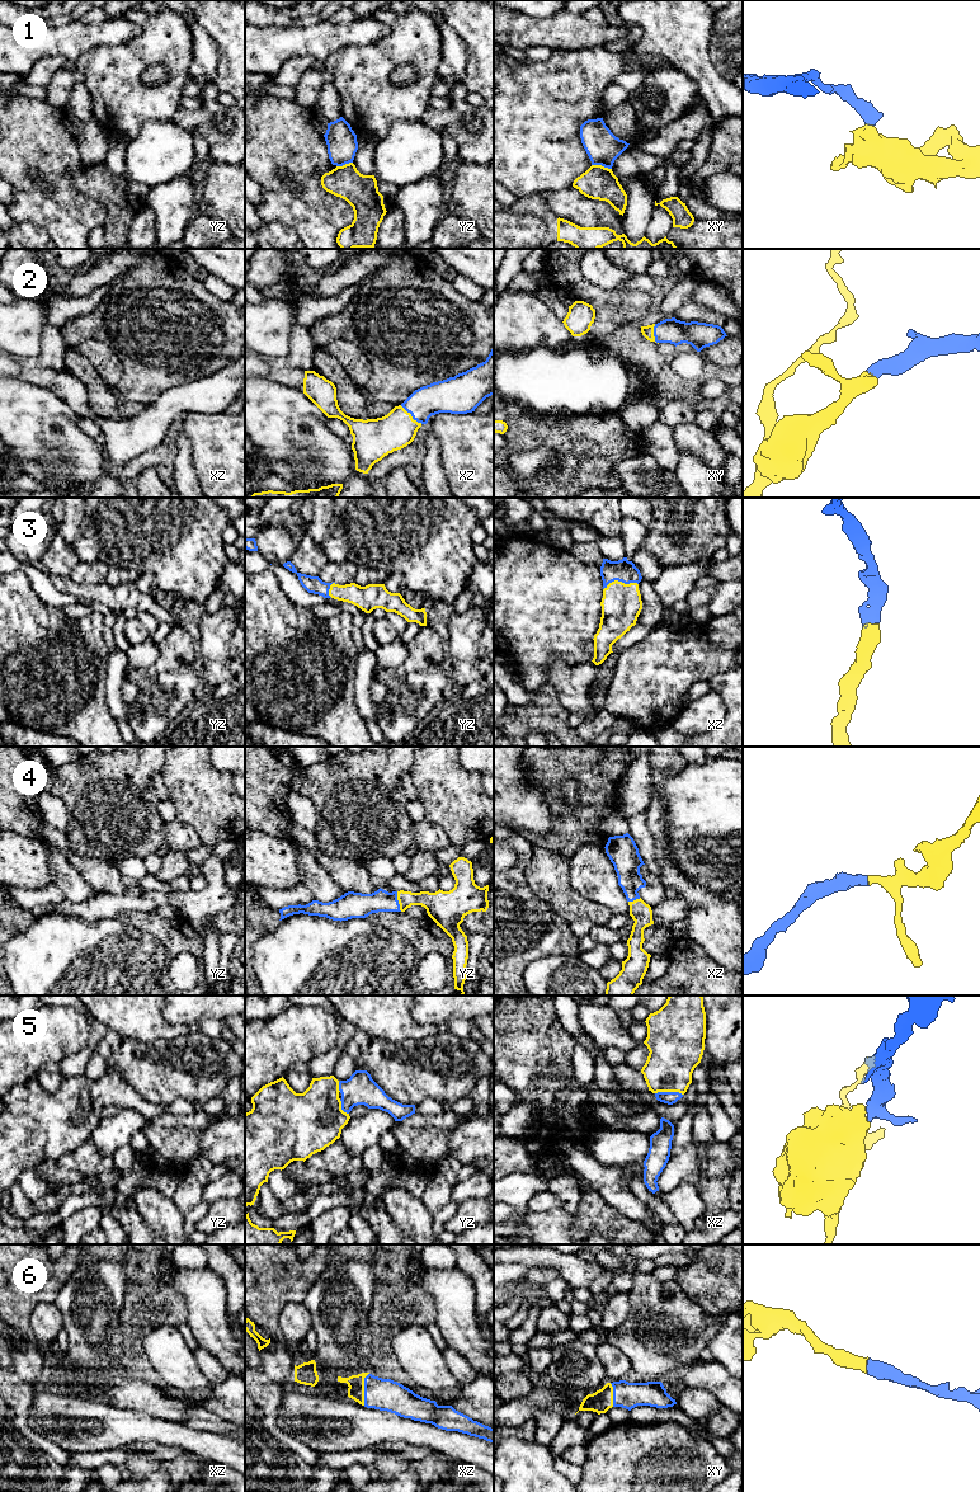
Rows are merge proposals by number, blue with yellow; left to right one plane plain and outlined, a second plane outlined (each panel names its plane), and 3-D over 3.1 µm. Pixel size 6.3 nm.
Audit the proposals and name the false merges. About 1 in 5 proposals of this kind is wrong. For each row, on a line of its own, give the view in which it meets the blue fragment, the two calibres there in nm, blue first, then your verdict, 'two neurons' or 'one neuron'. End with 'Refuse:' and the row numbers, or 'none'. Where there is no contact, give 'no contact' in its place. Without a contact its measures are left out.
1: xy | 220/200 nm | two neurons
2: xz | 200/240 nm | one neuron
3: xz | 140/260 nm | one neuron
4: yz | 160/160 nm | one neuron
5: xz | 80/320 nm | one neuron
6: xz | 200/110 nm | one neuron
Refuse: 1

